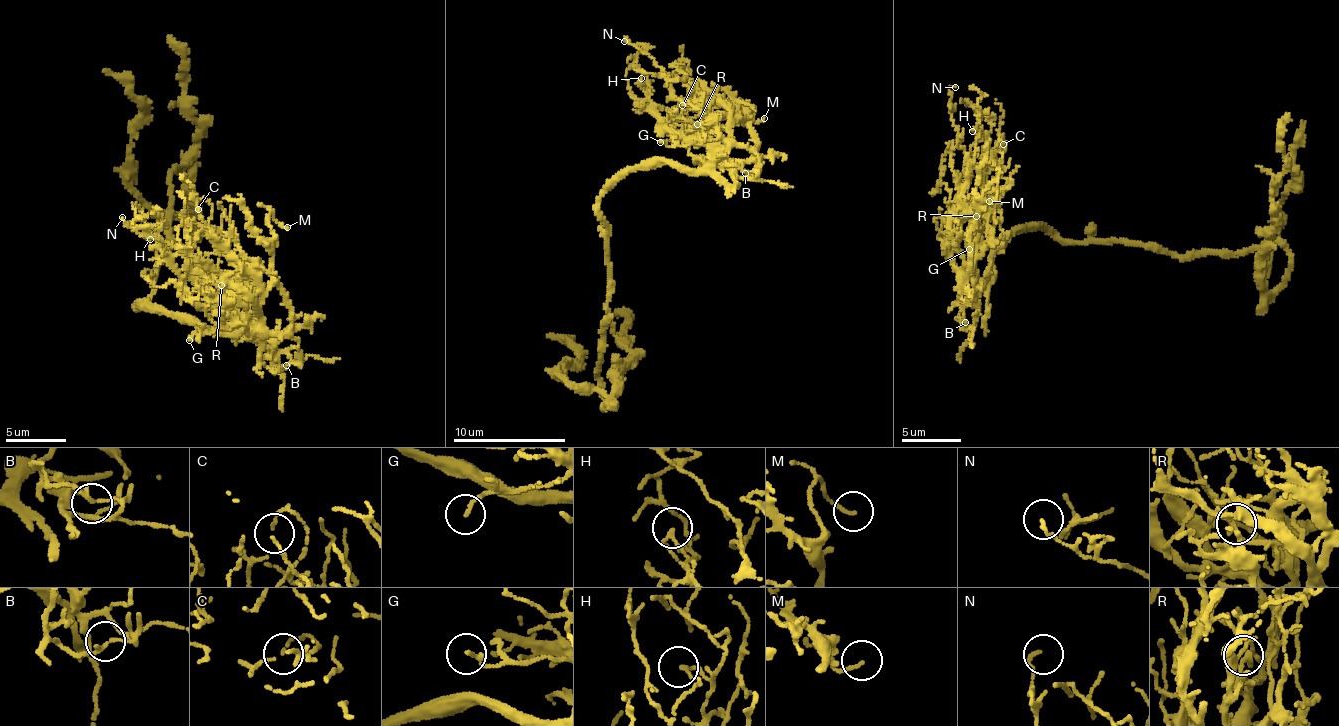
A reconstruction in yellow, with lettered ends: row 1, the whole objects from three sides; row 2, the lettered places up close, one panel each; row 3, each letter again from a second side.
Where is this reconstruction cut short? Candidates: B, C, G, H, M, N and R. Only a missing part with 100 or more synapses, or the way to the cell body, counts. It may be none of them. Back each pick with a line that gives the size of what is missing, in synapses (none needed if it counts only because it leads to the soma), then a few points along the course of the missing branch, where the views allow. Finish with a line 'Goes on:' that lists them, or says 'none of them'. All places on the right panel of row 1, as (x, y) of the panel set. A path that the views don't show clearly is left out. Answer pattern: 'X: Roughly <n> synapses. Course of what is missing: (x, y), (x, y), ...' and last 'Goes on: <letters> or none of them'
Goes on: none of them

